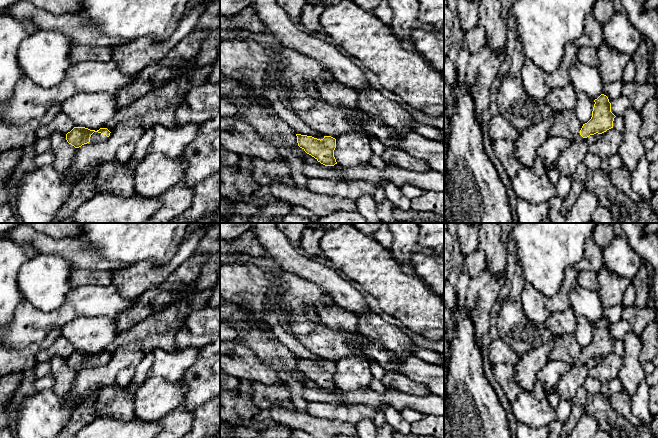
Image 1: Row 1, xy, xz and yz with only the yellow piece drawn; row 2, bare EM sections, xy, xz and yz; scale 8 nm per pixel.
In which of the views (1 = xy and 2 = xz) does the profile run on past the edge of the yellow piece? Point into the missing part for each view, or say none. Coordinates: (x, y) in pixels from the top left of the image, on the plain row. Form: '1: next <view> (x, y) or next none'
1: next xy (96, 362)
2: next none

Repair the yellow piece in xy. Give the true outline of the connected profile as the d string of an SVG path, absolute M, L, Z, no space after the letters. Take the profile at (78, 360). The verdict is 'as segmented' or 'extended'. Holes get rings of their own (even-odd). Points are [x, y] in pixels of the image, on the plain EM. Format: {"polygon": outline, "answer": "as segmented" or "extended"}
{"polygon": "M74 351L66 358L66 364L75 372L79 372L87 367L102 367L110 360L110 357L111 356L107 352L100 352L95 355L85 351Z", "answer": "extended"}

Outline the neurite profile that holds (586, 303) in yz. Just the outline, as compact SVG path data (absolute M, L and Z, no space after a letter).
M575 285L569 294L570 307L575 315L585 317L593 324L603 316L604 308L596 291Z

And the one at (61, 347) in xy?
M62 335L57 337L55 342L46 350L39 350L36 354L38 362L50 362L51 358L58 355L67 358L75 351L73 345Z

